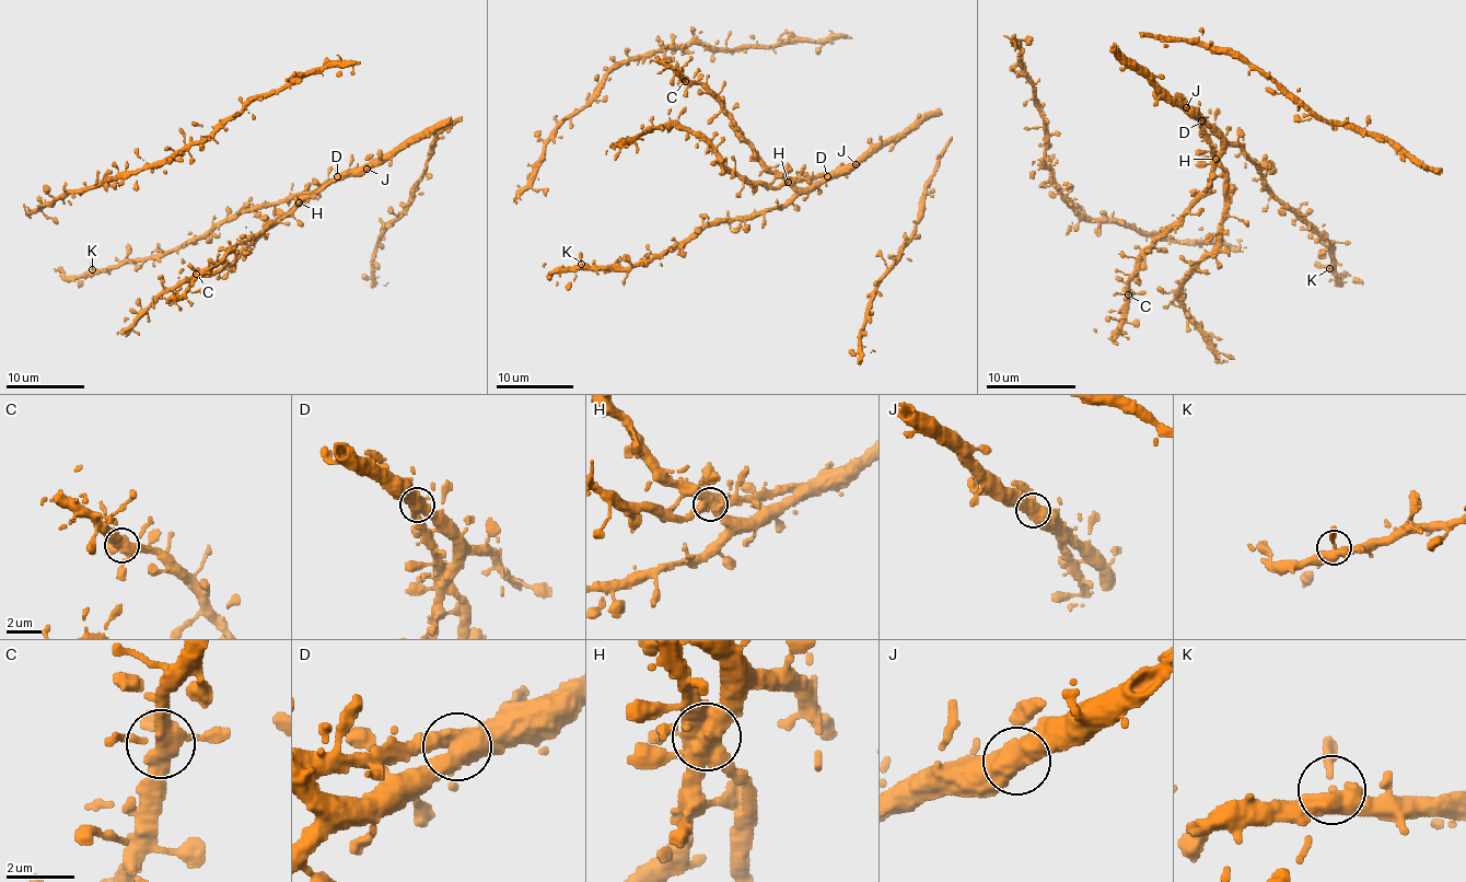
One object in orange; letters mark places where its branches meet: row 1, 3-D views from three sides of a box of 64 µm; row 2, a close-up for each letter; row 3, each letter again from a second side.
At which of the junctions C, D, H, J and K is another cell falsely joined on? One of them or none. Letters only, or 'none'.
none

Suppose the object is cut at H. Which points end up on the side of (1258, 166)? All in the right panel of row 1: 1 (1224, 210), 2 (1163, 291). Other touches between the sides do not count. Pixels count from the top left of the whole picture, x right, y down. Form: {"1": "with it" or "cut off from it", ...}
{"1": "cut off from it", "2": "cut off from it"}

